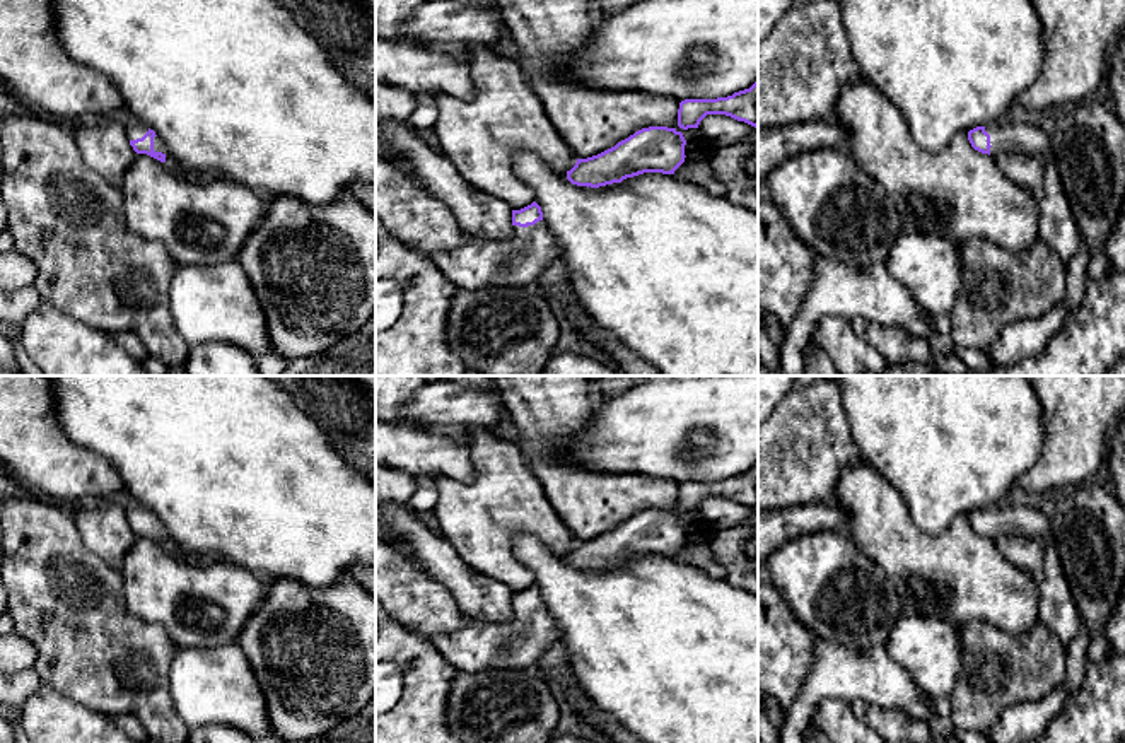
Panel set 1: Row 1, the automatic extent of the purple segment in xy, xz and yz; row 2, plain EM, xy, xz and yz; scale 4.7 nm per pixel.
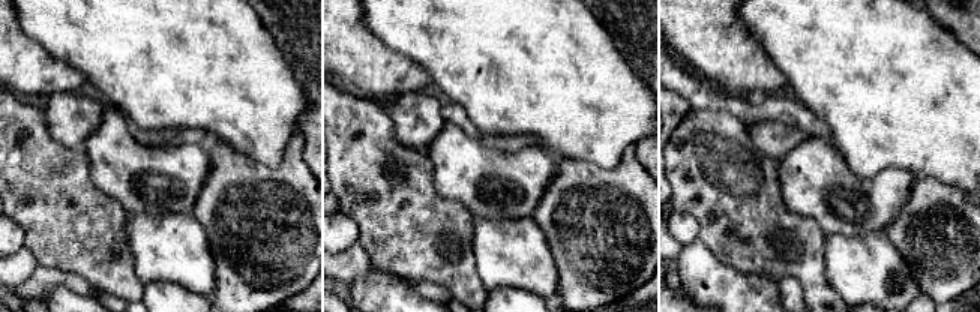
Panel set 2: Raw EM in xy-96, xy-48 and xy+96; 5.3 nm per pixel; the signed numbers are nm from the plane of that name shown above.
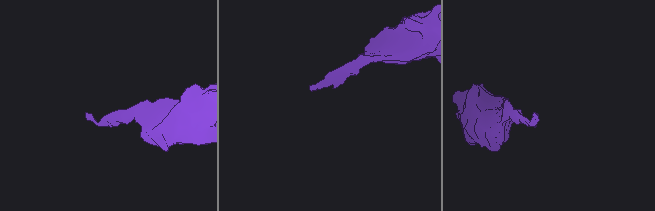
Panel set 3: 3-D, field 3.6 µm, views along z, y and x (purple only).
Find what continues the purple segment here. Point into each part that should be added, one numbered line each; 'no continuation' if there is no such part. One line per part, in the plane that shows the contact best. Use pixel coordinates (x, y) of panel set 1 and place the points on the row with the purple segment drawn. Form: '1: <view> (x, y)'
1: xz (519, 260)

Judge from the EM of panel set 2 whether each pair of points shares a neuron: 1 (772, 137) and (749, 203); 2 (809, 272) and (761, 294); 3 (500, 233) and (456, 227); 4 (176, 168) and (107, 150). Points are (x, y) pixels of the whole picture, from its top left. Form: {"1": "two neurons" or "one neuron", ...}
{"1": "two neurons", "2": "two neurons", "3": "two neurons", "4": "one neuron"}

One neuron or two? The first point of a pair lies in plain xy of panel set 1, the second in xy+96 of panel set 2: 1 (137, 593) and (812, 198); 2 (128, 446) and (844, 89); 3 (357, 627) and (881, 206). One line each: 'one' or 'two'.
1: one
2: one
3: two

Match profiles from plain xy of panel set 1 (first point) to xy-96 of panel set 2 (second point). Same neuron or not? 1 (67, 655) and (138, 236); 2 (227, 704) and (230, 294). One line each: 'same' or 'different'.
1: different
2: different

